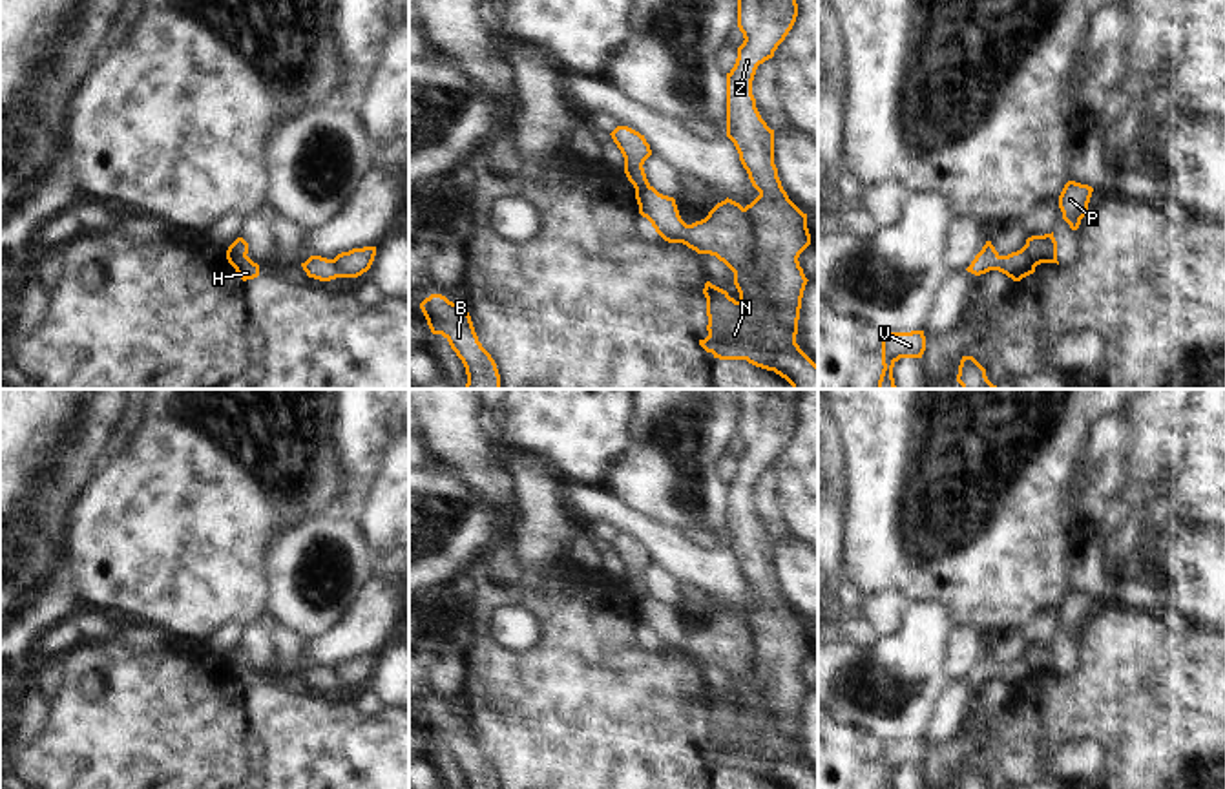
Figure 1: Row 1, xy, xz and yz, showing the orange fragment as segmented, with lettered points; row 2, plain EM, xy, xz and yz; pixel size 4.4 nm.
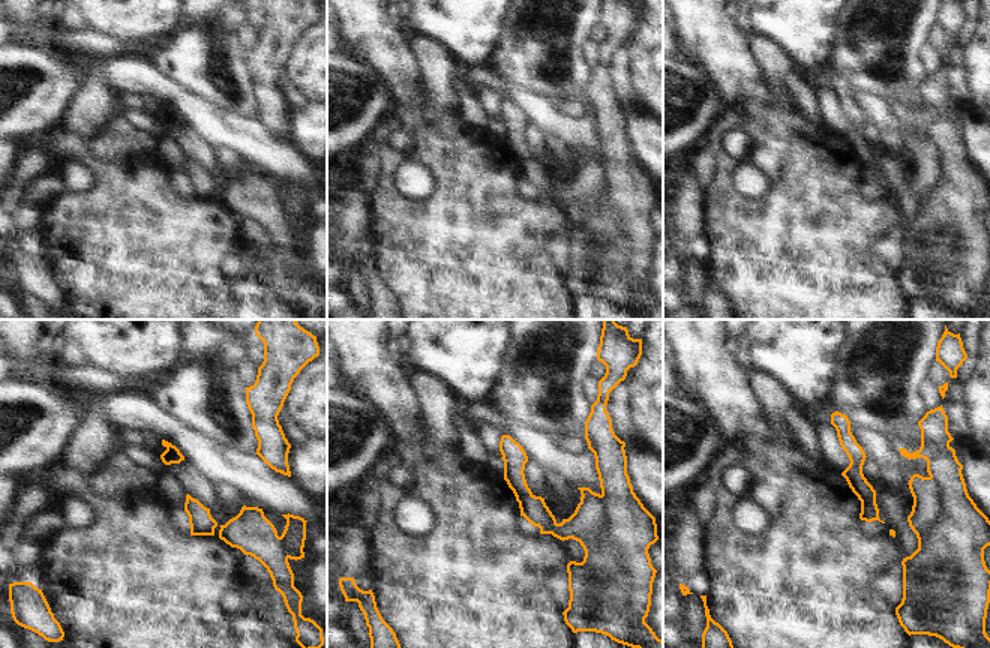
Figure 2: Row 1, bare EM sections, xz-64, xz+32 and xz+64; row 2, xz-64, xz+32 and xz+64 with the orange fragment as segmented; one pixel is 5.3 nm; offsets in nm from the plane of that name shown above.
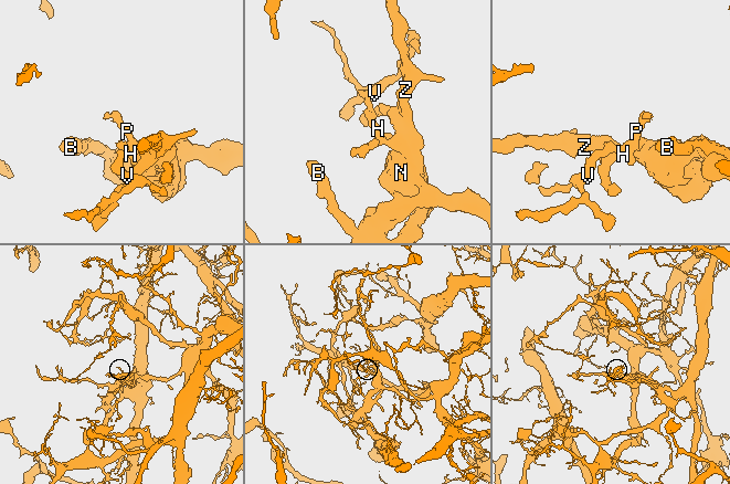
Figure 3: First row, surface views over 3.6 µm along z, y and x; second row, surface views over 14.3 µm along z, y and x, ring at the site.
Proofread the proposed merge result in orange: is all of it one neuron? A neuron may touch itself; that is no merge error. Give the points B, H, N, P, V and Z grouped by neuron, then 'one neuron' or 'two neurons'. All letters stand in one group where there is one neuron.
B H N V Z / P; two neurons

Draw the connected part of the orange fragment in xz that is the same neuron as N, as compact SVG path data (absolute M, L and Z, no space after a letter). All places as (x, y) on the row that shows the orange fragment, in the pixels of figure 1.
M738 0L743 44L727 73L727 137L759 195L745 206L752 225L749 274L734 272L739 300L705 283L708 336L699 345L719 360L747 360L772 371L772 356L761 343L761 314L769 305L790 338L798 334L807 285L800 254L811 245L807 214L787 195L774 164L774 130L761 119L752 95L759 64L774 57L798 16L796 0Z

